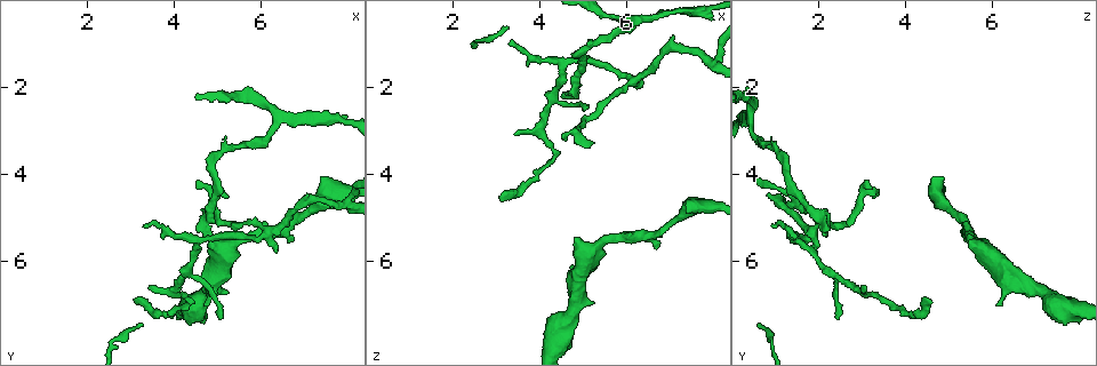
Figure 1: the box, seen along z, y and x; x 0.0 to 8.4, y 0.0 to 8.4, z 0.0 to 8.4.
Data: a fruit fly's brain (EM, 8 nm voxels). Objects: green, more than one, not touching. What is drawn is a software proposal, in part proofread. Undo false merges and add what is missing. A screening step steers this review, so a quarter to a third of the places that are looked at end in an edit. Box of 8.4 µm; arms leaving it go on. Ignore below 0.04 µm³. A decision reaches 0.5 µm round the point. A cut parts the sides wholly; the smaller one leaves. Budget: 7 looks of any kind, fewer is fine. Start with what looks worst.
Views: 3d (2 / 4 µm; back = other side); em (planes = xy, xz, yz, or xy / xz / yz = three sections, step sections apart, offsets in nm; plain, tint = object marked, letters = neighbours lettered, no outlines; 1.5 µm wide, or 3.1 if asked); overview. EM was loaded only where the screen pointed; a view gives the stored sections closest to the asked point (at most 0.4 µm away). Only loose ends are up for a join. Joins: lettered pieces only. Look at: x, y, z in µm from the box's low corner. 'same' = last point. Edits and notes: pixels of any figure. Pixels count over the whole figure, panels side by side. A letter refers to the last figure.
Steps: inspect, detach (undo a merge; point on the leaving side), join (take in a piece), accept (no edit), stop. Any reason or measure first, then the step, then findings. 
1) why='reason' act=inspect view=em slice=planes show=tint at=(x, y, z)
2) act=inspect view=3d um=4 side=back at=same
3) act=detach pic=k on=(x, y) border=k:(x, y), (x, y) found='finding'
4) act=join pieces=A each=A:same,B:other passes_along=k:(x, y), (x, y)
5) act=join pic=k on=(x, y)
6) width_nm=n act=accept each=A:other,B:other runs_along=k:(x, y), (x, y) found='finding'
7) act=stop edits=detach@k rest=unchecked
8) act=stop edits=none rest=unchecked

why='free end' act=inspect view=em slice=xy step=8 show=letters at=(3.10, 6.90, 4.60)

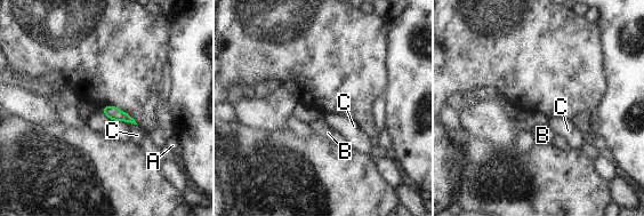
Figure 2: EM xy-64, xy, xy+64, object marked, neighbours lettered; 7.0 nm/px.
act=accept each=A:other,B:other,C:other border=2:(126, 121), (136, 125) found='none of them fits'

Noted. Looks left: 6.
why='three-way junction' act=inspect view=3d um=4 side=back at=(6.20, 5.30, 1.75)

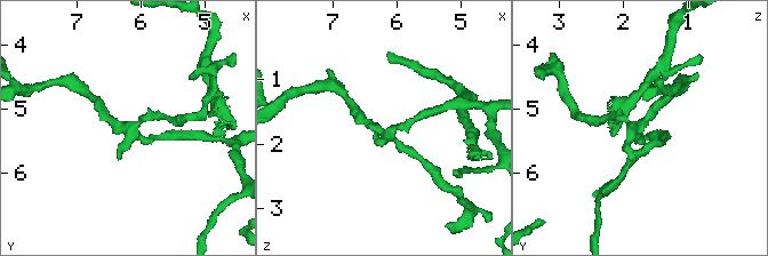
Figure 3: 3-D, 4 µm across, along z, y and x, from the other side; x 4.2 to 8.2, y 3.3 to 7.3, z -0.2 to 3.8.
arms=3 why='shape alone is not enough' act=inspect view=em slice=xy step=8 show=letters at=(6.15, 5.30, 1.75)

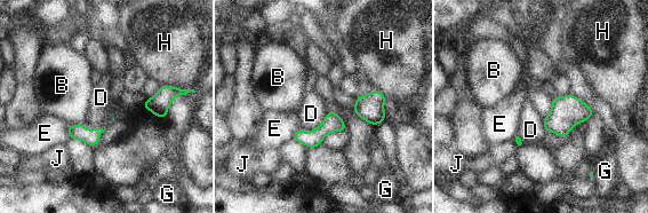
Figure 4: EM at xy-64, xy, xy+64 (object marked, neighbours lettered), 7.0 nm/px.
act=accept each=B:other,D:other,E:other,G:other,H:other,J:other border=4:(327, 112), (317, 127), (300, 127) found='one cell here'

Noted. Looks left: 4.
why='branch stops here' act=inspect view=em slice=planes show=letters at=(3.30, 5.20, 0.95)

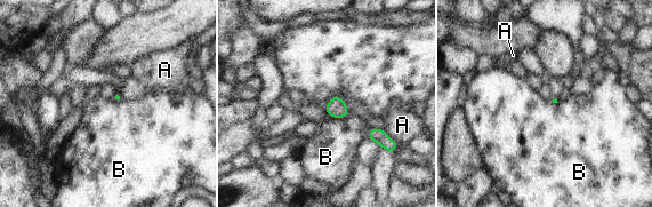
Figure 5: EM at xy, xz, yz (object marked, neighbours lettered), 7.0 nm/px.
act=accept each=A:other,B:other border=5:(348, 109), (345, 117), (332, 118) found='none of them fits'

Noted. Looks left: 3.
act=stop edits=none rest=unchecked

